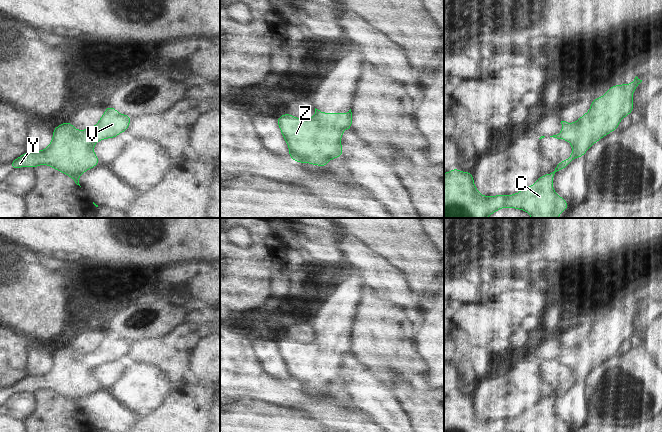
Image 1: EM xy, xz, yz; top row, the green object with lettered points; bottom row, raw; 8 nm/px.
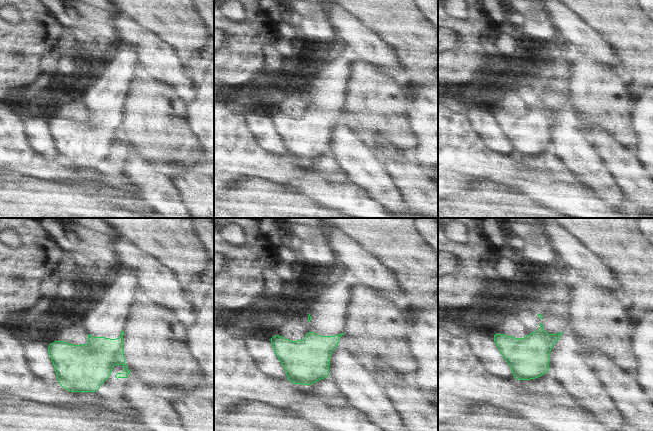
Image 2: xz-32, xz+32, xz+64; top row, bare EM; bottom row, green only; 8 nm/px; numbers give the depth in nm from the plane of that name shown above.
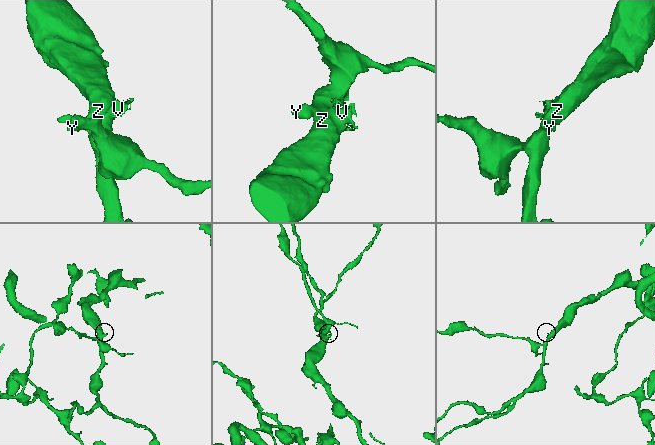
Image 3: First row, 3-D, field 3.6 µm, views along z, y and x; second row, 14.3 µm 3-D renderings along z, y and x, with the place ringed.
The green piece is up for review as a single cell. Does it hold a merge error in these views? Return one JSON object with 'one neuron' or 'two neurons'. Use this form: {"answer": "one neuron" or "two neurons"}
{"answer": "one neuron"}

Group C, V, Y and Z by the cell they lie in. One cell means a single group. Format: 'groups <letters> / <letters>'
groups C V Y Z

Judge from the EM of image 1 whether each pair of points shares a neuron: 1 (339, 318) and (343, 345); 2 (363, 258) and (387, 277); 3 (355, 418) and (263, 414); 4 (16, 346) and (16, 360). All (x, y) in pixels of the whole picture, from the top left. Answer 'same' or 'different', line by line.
1: same
2: same
3: different
4: same

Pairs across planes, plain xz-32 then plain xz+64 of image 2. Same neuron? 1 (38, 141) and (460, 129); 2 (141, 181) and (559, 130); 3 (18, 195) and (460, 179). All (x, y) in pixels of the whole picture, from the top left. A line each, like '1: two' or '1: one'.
1: two
2: one
3: two

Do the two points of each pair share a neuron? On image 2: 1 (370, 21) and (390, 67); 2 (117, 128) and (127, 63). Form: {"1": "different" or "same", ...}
{"1": "different", "2": "same"}

